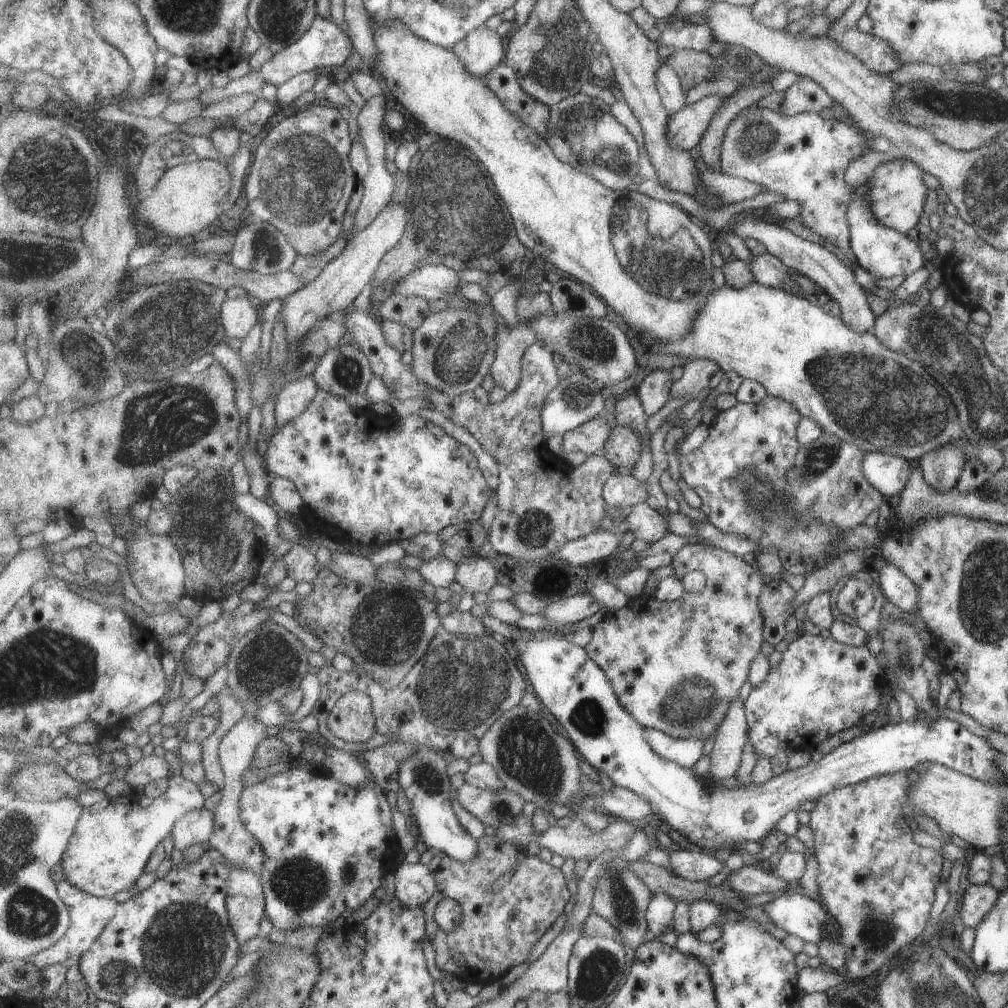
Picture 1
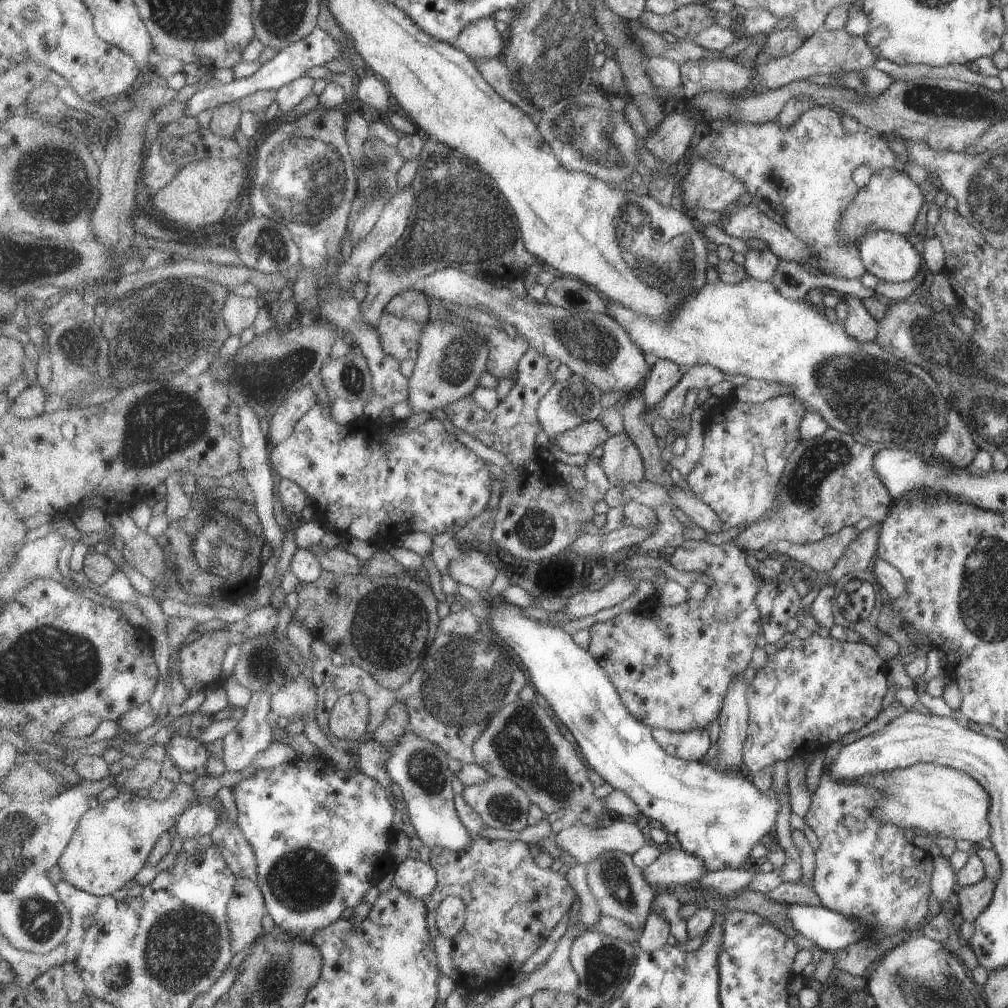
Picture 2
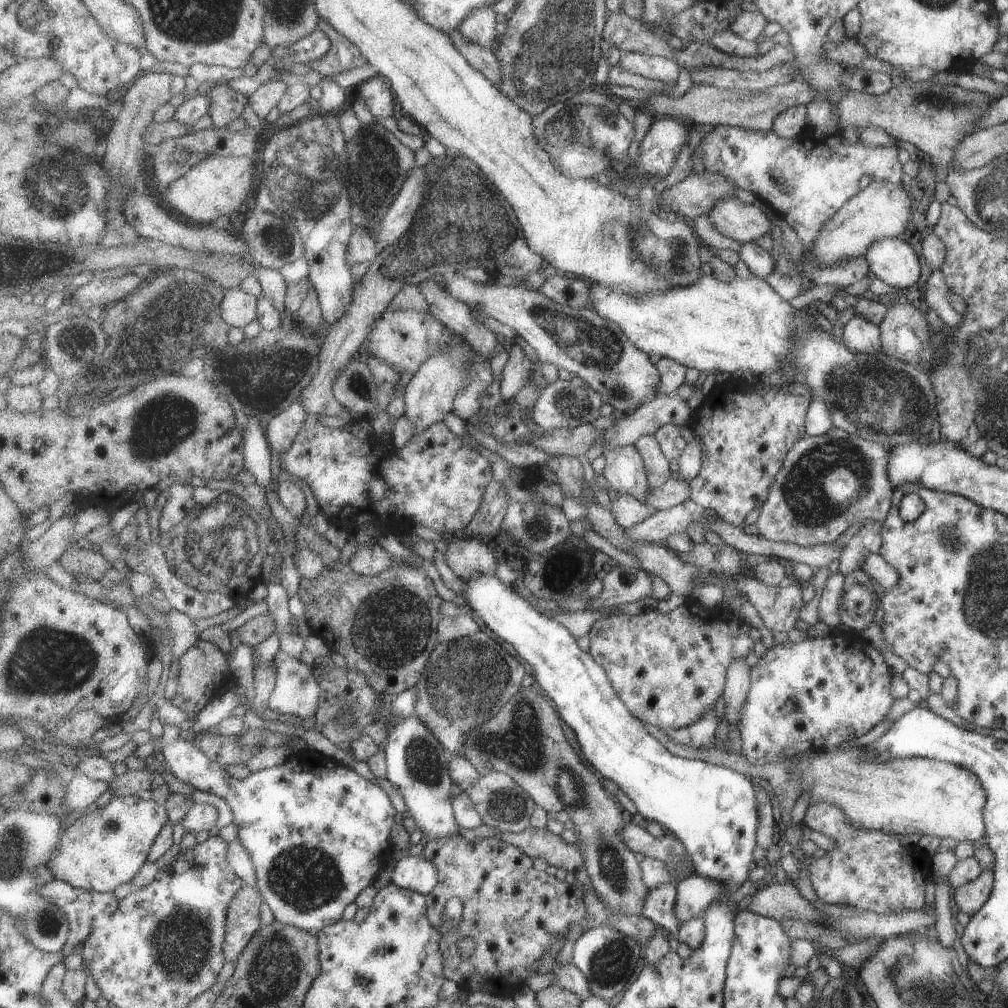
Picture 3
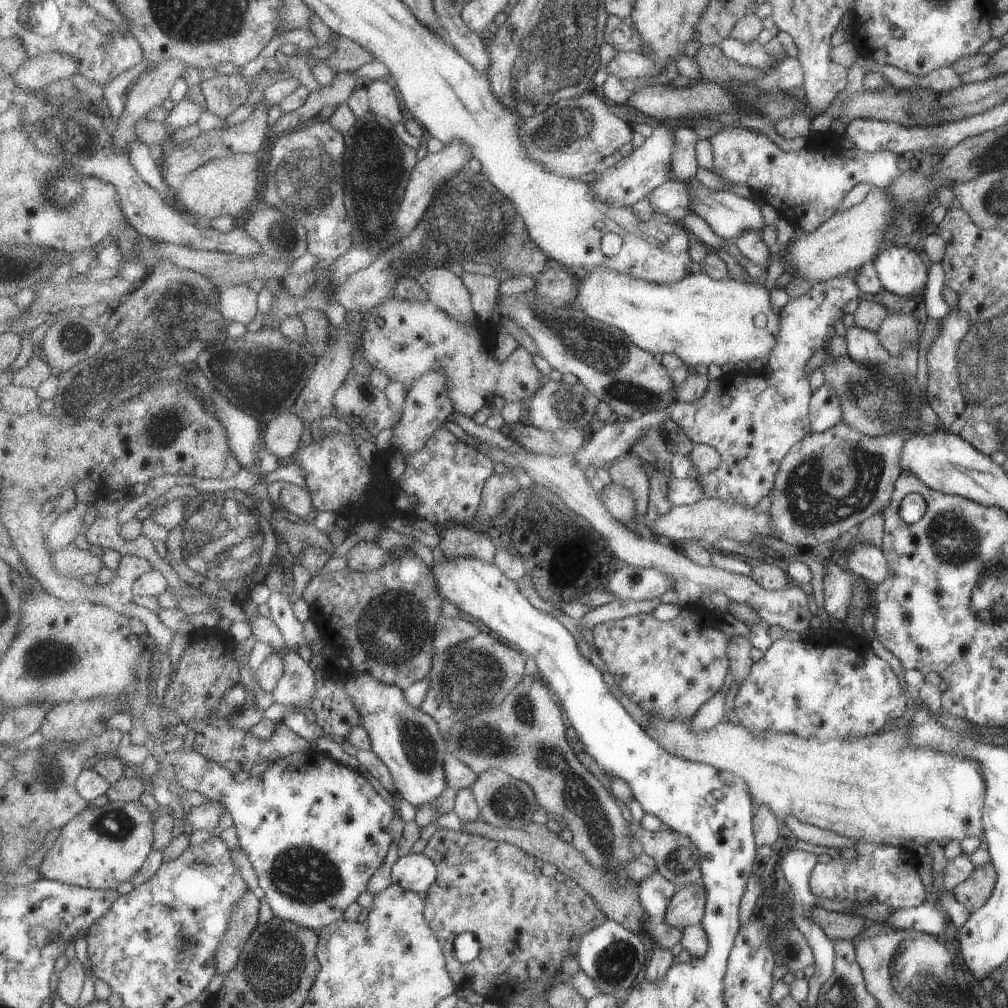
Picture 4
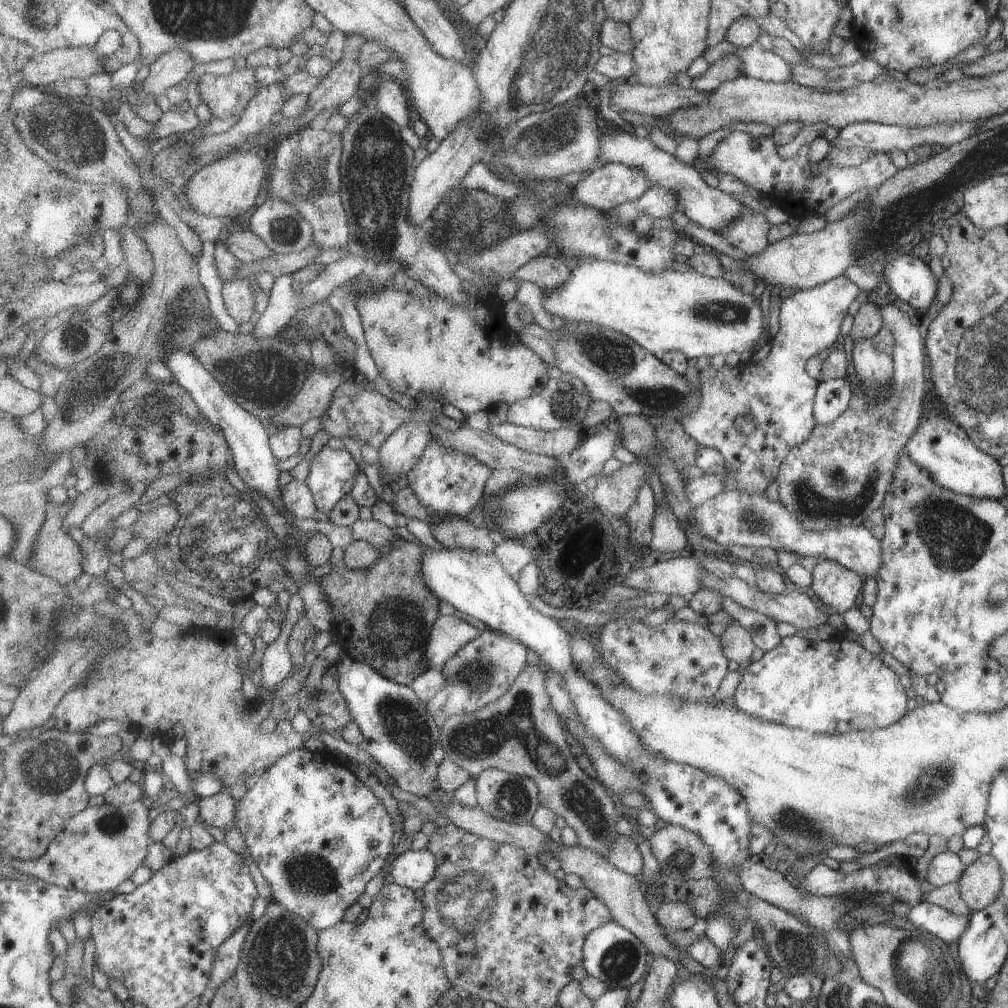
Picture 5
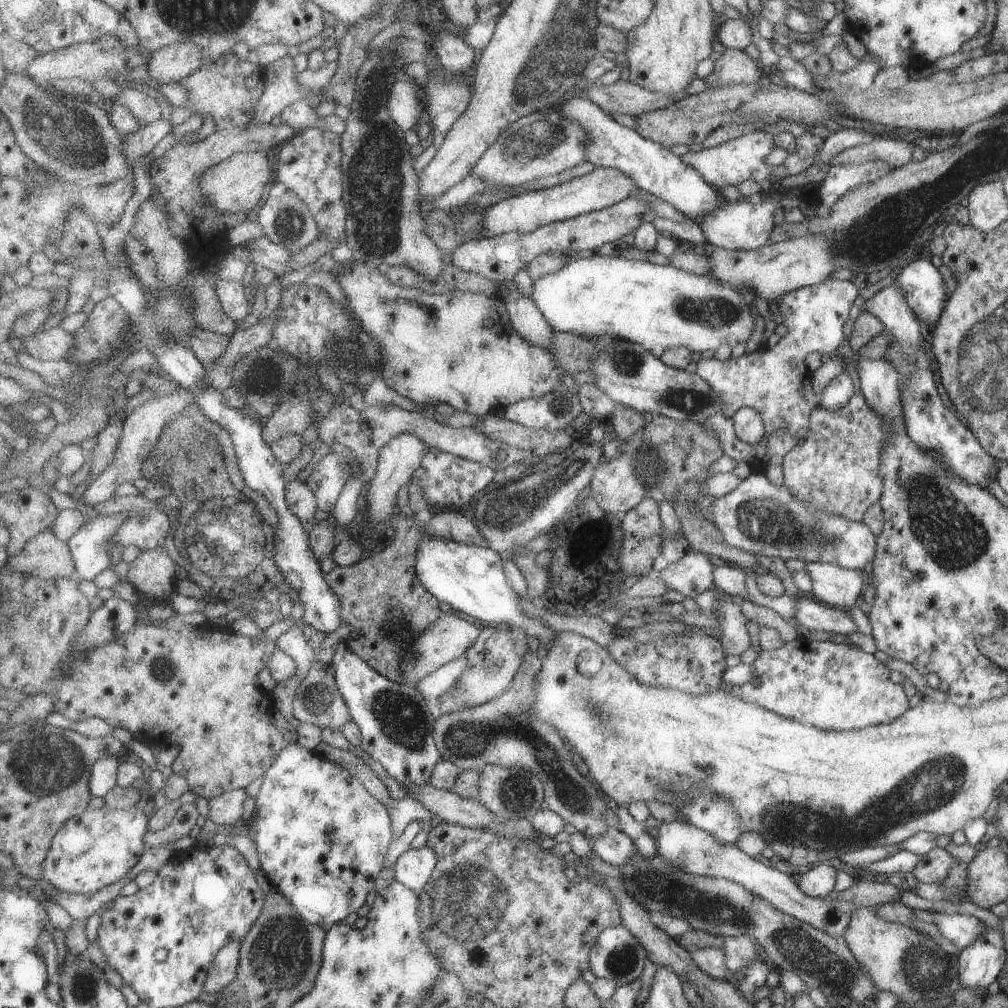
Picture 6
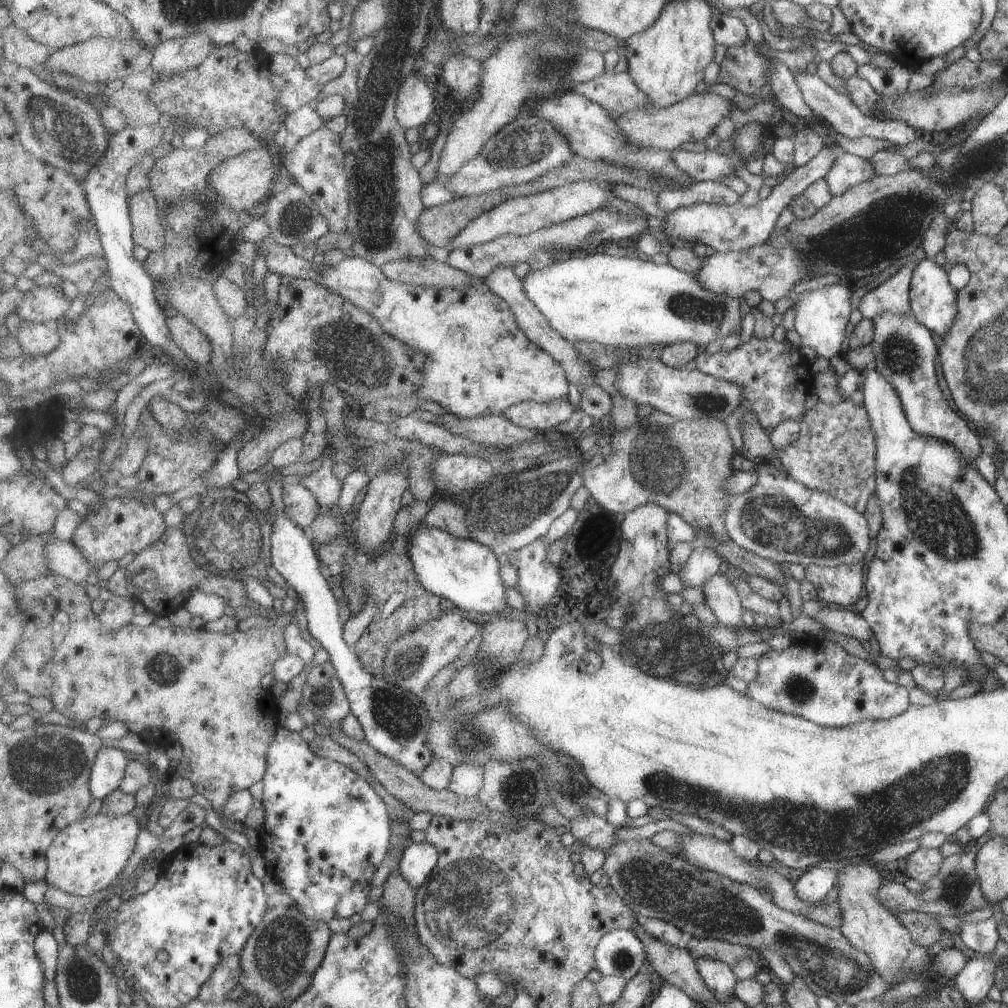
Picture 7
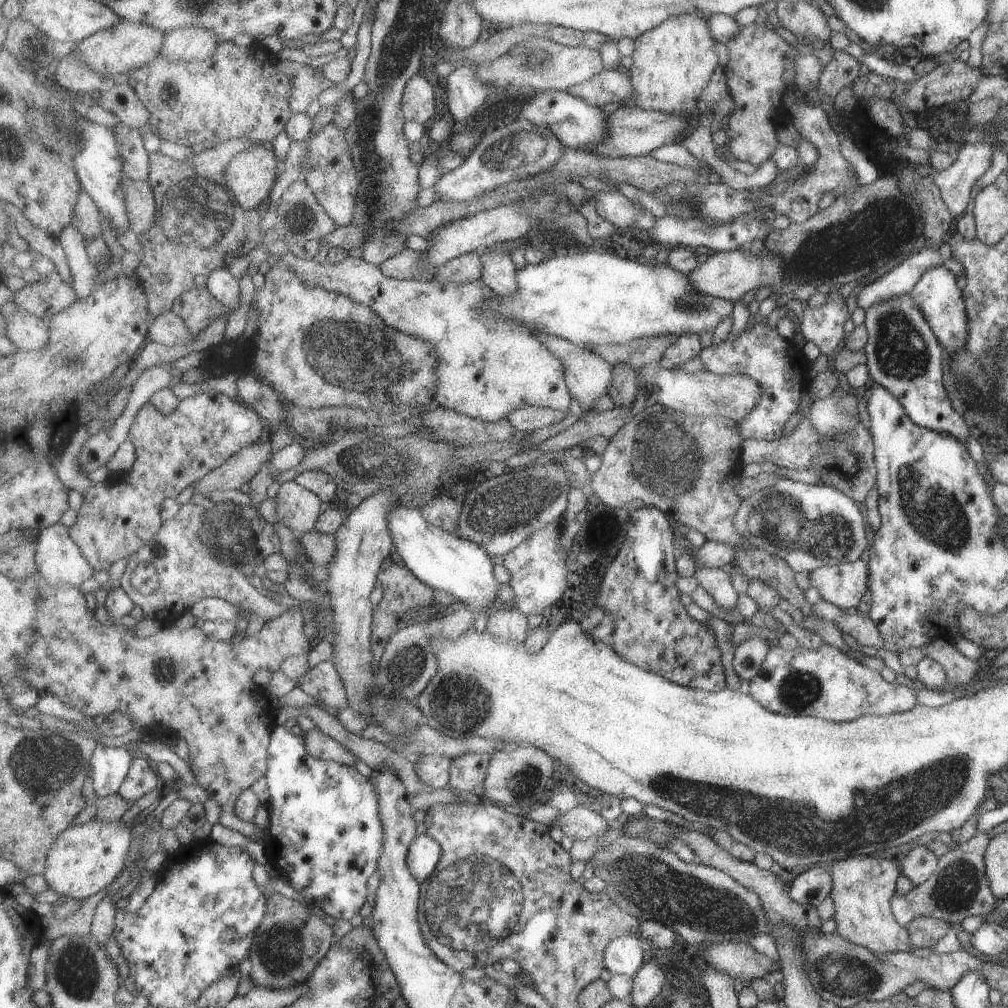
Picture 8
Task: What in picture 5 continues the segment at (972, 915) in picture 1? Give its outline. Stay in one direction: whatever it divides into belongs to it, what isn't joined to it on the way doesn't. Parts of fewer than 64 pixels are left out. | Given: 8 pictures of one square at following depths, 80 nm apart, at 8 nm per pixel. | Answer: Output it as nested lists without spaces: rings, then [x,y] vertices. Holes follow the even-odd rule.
[[[990,853],[966,866],[958,884],[964,902],[973,911],[986,909],[1003,889],[1003,867]]]

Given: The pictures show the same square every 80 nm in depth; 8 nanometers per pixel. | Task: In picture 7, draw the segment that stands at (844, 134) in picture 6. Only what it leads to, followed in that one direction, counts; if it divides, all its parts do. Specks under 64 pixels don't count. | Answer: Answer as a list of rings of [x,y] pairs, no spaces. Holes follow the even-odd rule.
[[[836,143],[825,146],[810,162],[794,168],[789,176],[776,185],[771,194],[756,206],[748,207],[739,202],[732,205],[696,203],[693,206],[680,207],[664,220],[664,230],[658,234],[663,240],[678,238],[695,244],[706,244],[710,252],[743,251],[764,244],[775,229],[774,224],[780,212],[792,198],[800,195],[819,178],[825,177],[841,152]]]

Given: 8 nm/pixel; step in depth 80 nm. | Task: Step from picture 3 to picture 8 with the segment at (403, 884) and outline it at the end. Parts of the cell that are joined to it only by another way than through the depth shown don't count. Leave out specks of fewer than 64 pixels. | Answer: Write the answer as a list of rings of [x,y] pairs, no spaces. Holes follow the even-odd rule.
[[[429,832],[420,835],[412,845],[408,857],[415,877],[422,883],[429,882],[435,875],[444,856],[443,844]]]

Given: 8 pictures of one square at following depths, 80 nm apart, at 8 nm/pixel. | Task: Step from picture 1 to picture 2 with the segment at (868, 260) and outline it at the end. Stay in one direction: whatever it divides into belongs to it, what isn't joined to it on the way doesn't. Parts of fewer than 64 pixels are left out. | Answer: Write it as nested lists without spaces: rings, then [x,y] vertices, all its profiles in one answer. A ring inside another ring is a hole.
[[[876,230],[856,240],[855,247],[866,272],[888,283],[905,282],[918,276],[922,256],[904,234]]]

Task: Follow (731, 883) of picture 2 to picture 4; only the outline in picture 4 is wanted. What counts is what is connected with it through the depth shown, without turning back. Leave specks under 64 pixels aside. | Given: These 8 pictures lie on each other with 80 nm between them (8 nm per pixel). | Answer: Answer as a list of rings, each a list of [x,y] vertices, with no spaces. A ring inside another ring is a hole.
[[[703,882],[692,883],[682,888],[672,899],[666,911],[665,922],[680,929],[700,924],[704,920],[702,904],[705,904],[705,896]]]

